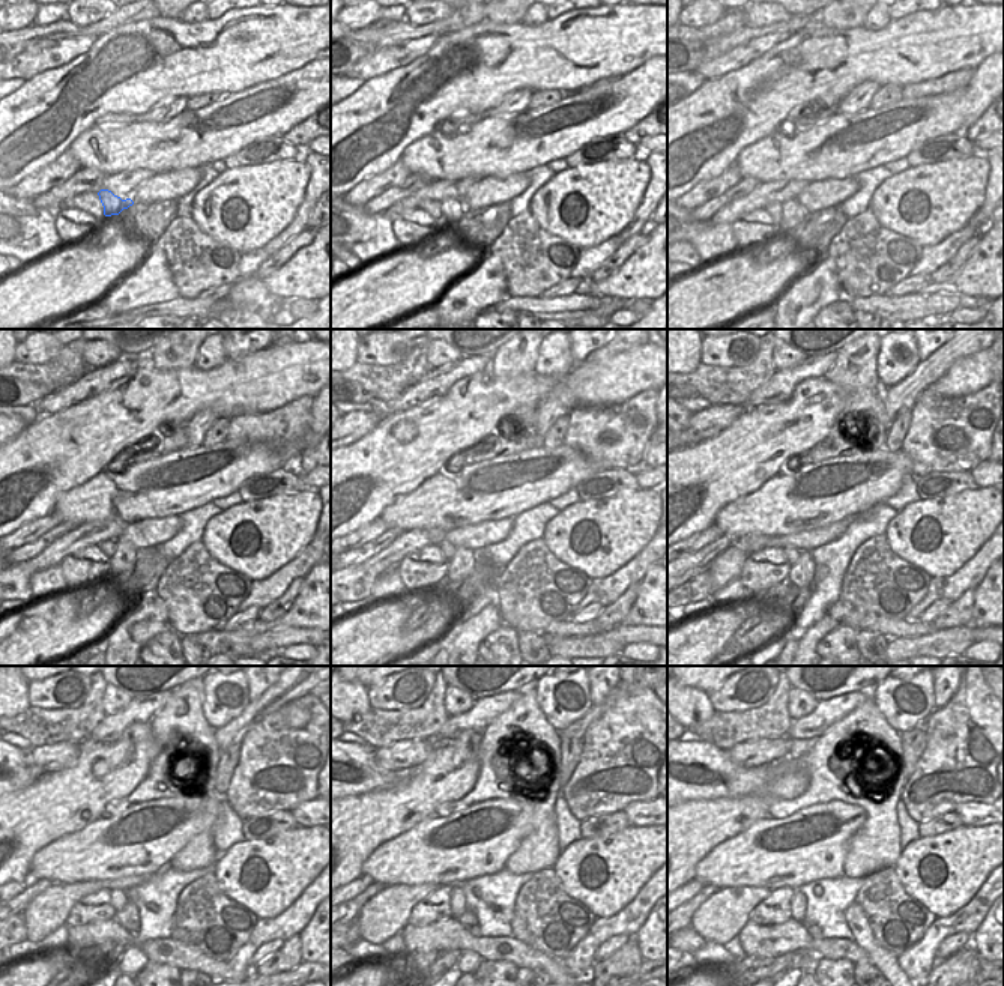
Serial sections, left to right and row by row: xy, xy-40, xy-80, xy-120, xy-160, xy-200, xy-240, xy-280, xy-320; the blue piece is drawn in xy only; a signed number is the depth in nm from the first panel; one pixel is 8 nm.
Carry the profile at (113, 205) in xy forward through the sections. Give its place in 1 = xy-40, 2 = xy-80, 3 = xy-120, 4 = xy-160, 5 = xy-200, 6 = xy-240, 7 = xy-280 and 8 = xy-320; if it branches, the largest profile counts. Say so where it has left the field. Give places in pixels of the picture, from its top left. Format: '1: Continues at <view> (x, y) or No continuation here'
1: Continues at xy-40 (453, 209)
2: Continues at xy-80 (794, 214)
3: Continues at xy-120 (123, 559)
4: Continues at xy-160 (462, 565)
5: Continues at xy-200 (801, 574)
6: Continues at xy-240 (128, 916)
7: Continues at xy-280 (469, 920)
8: Continues at xy-320 (812, 929).

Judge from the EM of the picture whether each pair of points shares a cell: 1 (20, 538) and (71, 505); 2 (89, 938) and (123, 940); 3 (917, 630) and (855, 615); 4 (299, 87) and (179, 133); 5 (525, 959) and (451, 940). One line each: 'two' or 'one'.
1: two
2: one
3: one
4: one
5: one

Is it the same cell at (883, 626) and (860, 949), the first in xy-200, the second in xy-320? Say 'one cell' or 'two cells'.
one cell

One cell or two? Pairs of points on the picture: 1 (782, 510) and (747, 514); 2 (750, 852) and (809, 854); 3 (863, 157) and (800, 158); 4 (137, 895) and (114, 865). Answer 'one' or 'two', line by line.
1: one
2: one
3: one
4: two

